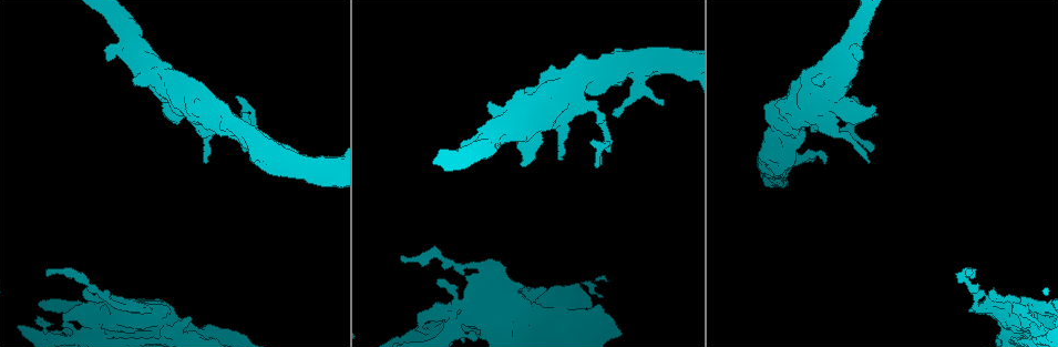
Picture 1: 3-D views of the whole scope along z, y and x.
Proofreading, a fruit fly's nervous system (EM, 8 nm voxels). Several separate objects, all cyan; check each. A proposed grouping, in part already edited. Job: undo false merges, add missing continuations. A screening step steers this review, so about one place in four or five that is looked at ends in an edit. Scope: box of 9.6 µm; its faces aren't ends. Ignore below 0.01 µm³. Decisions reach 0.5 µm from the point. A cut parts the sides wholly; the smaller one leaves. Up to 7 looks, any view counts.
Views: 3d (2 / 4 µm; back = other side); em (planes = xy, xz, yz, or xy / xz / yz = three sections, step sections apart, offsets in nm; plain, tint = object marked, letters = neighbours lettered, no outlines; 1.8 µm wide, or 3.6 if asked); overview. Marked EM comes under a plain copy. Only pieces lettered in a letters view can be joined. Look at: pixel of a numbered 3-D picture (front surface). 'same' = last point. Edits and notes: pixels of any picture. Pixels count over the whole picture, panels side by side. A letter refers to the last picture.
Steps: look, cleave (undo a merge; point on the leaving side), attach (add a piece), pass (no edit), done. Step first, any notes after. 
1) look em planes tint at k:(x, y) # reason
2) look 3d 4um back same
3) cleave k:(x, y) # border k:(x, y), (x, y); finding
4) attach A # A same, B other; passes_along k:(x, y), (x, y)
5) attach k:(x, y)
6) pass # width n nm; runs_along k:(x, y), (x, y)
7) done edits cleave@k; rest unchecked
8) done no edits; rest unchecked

look em planes letters at 1:(824, 163)

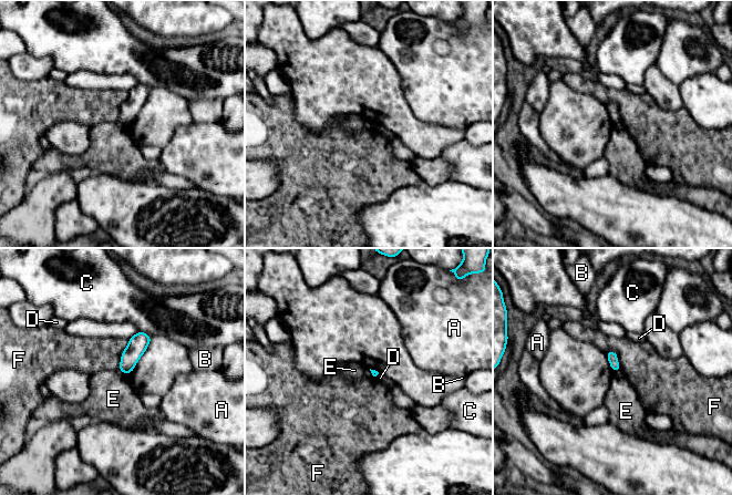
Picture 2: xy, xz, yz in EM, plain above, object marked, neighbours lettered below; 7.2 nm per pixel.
pass # longest_contact F 240 nm; A other, B other, C other, D other, E other, F other; border 2:(119, 369), (126, 374); no lettered piece goes on from it

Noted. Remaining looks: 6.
look 3d 4um back at 1:(559, 160) # free end

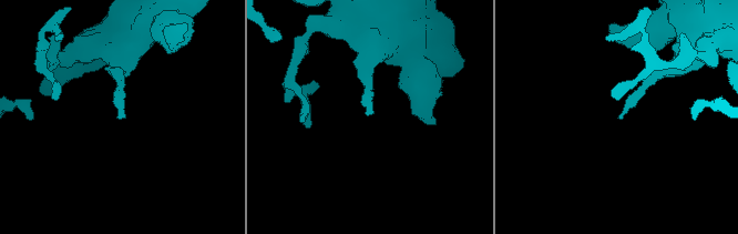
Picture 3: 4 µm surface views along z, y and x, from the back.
look em 3.6um xy step 4 letters at 3:(619, 119)

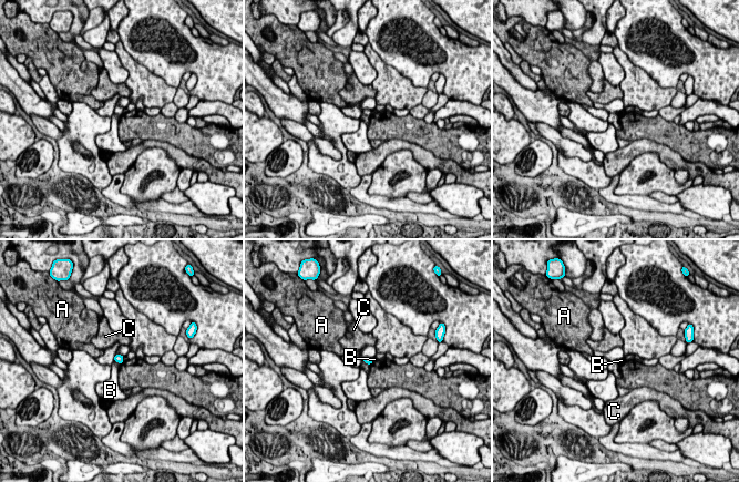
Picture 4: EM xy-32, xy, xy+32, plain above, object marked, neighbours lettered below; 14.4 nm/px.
look em 3.6um planes letters same # cut it another way

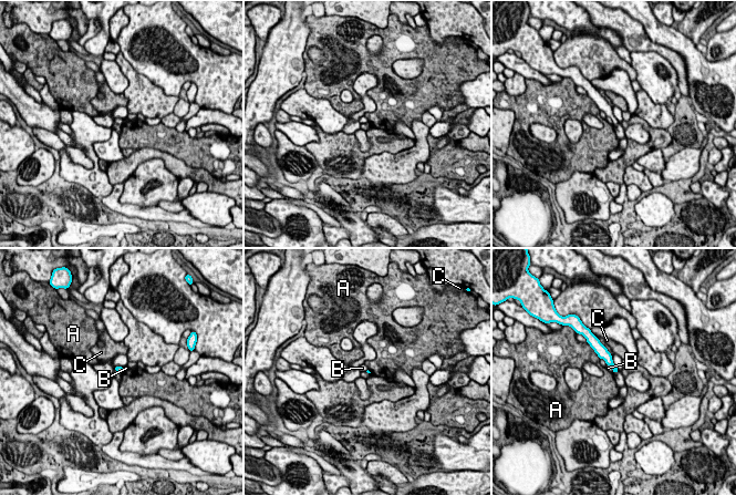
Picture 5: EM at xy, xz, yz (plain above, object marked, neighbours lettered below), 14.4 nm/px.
pass # longest_contact A 260 nm; A other, B other, C other; none of them fits

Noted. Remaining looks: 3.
look em 3.6um planes tint at 1:(169, 78) # sudden change in width

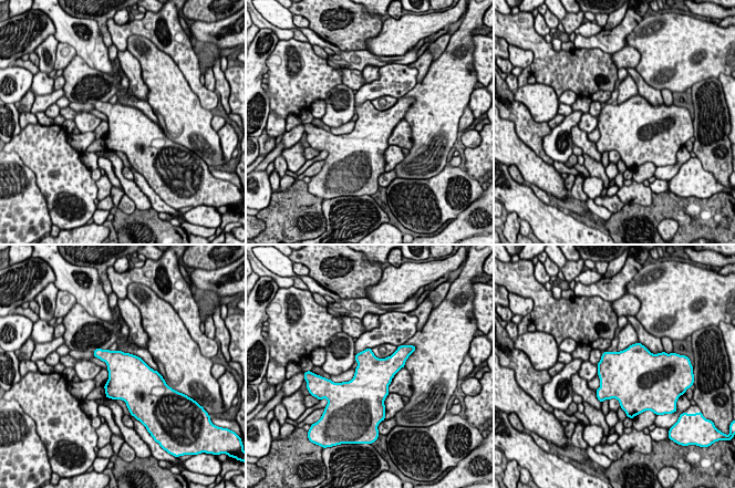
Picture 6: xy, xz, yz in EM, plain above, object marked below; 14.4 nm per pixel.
look em 3.6um planes letters same # see the neighbours

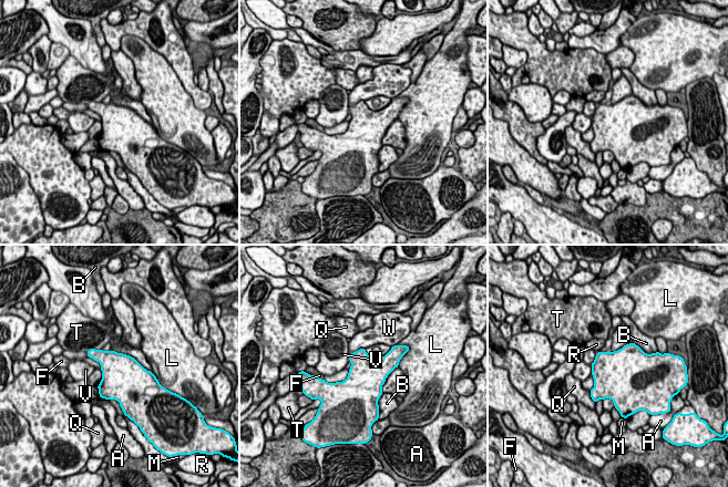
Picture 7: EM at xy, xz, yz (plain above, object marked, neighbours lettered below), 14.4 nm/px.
pass # width 550 nm; A other, B other, F other, L other, M other, Q other, R other, T other, V other, W other; one cell here

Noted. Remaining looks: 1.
done no edits; rest unchecked

